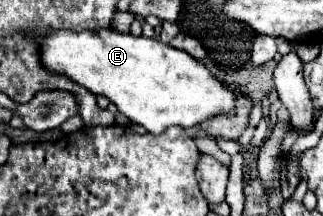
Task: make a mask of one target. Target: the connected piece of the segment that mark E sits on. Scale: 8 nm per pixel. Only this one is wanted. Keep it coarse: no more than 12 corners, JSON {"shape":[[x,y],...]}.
{"shape":[[50,31],[42,63],[148,133],[246,95],[156,39]]}

